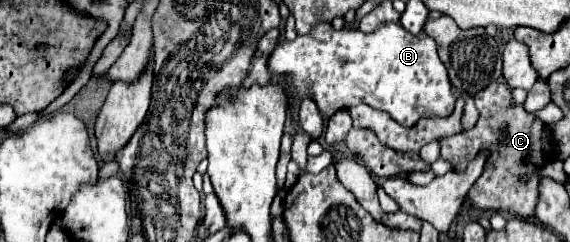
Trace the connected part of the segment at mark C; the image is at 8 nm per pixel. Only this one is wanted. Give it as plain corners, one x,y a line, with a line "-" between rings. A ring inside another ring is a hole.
490,83
486,89
474,95
474,101
480,113
478,123
470,131
460,131
458,135
438,139
442,151
440,157
450,161
454,165
454,171
464,171
468,161
472,161
480,151
488,149
490,155
484,165
484,173
468,191
472,207
482,211
498,211
530,221
540,199
542,175
536,173
546,163
554,161
554,143
550,139
548,127
536,117
536,113
528,113
524,105
514,105
512,93
504,83
-
522,175
526,175
526,179
522,179

